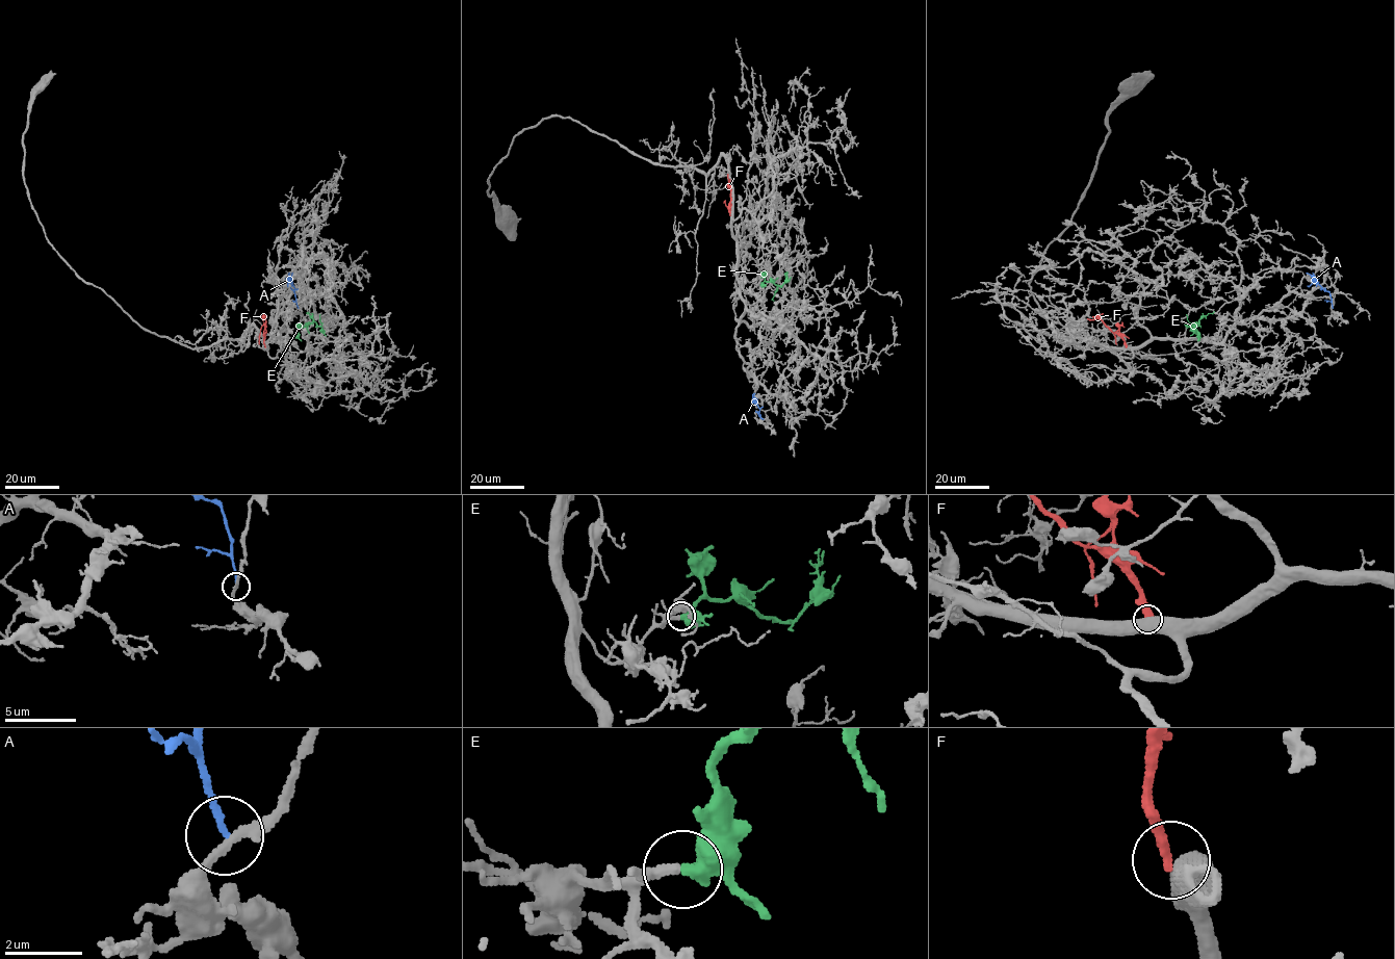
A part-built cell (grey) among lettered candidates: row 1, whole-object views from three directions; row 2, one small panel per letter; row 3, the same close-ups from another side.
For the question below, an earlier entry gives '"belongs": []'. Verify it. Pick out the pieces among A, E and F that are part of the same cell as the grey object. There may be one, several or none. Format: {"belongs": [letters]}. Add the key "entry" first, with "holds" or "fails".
{"entry": "fails", "belongs": ["E"]}

